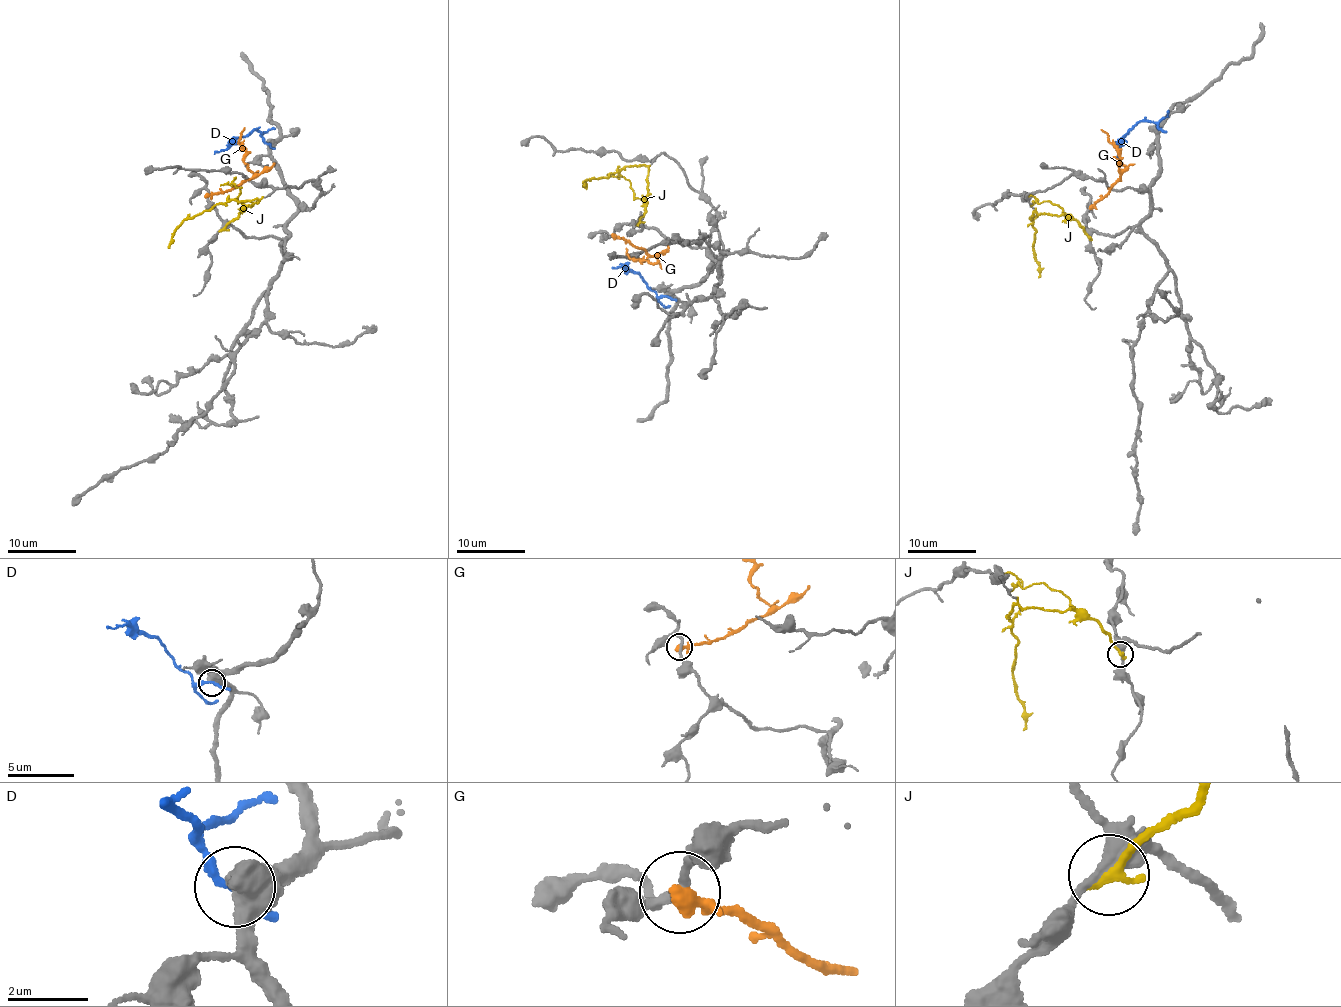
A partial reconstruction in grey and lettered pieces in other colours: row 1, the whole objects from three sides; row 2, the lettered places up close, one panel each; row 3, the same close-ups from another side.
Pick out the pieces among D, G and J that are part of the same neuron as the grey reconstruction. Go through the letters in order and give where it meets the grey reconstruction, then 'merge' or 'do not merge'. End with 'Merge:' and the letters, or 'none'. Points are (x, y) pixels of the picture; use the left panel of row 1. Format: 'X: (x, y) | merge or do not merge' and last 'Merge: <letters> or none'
D: (267, 143) | do not merge
G: (207, 195) | do not merge
J: (223, 229) | do not merge
Merge: none

